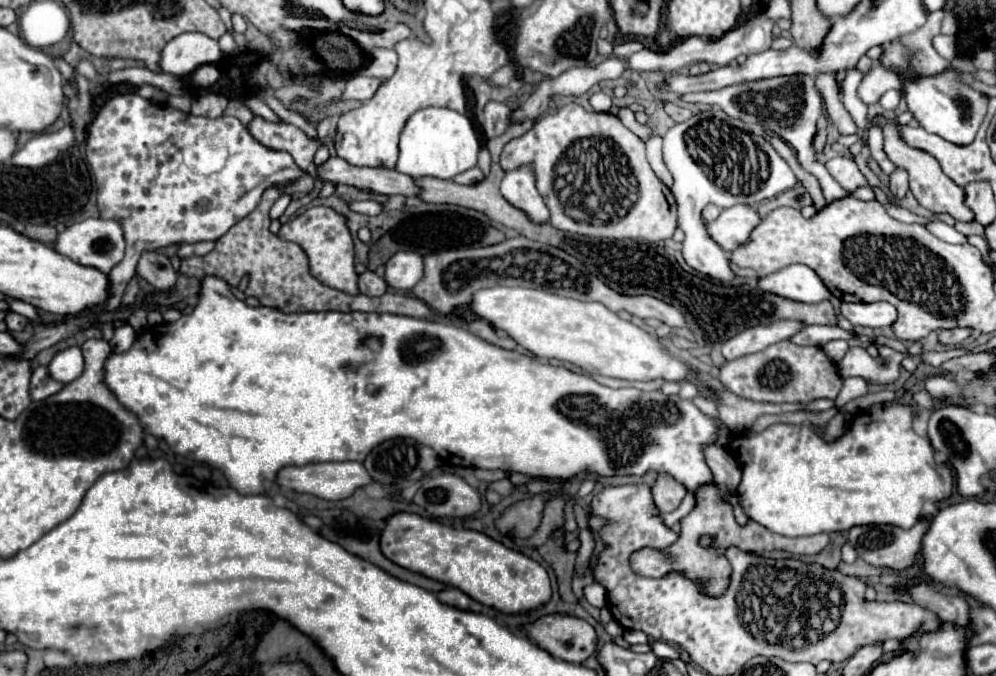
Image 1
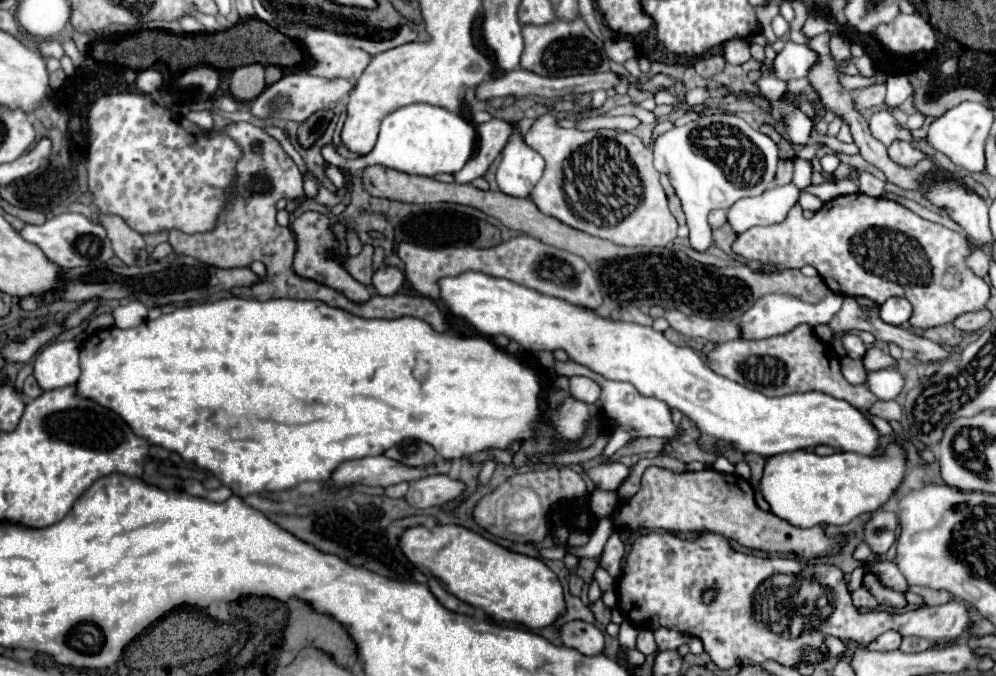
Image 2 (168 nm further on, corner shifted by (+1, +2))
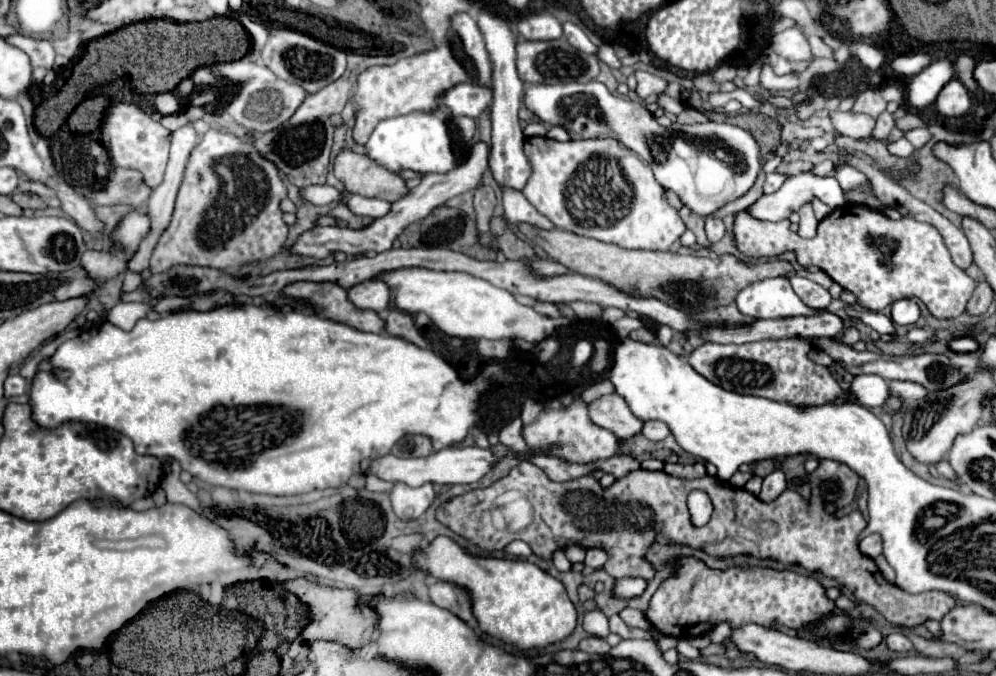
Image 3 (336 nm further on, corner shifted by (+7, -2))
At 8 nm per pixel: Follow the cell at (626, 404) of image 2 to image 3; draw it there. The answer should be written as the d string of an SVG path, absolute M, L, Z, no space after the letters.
M609 394L589 404L589 418L593 424L611 430L617 438L629 440L641 432L643 422L633 416L625 400L619 394Z

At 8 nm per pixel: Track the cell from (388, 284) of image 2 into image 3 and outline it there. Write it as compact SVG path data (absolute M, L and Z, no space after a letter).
M365 280L357 286L353 286L349 292L347 292L349 300L353 302L355 308L359 310L373 310L373 312L383 312L387 310L389 306L389 300L391 300L391 290L383 284L383 282L377 282L377 280Z

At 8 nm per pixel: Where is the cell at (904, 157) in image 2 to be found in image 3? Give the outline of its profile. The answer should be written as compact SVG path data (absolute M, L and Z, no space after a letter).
M883 112L881 116L877 116L877 124L875 124L875 130L873 130L873 138L885 140L893 128L895 128L895 118L893 118L893 114Z

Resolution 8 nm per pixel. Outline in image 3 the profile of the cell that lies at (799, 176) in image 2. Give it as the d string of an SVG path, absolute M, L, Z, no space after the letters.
M807 204L807 208L801 208L799 210L799 216L801 216L801 220L799 220L797 234L801 238L813 238L815 232L817 232L817 218L813 214L813 208Z

